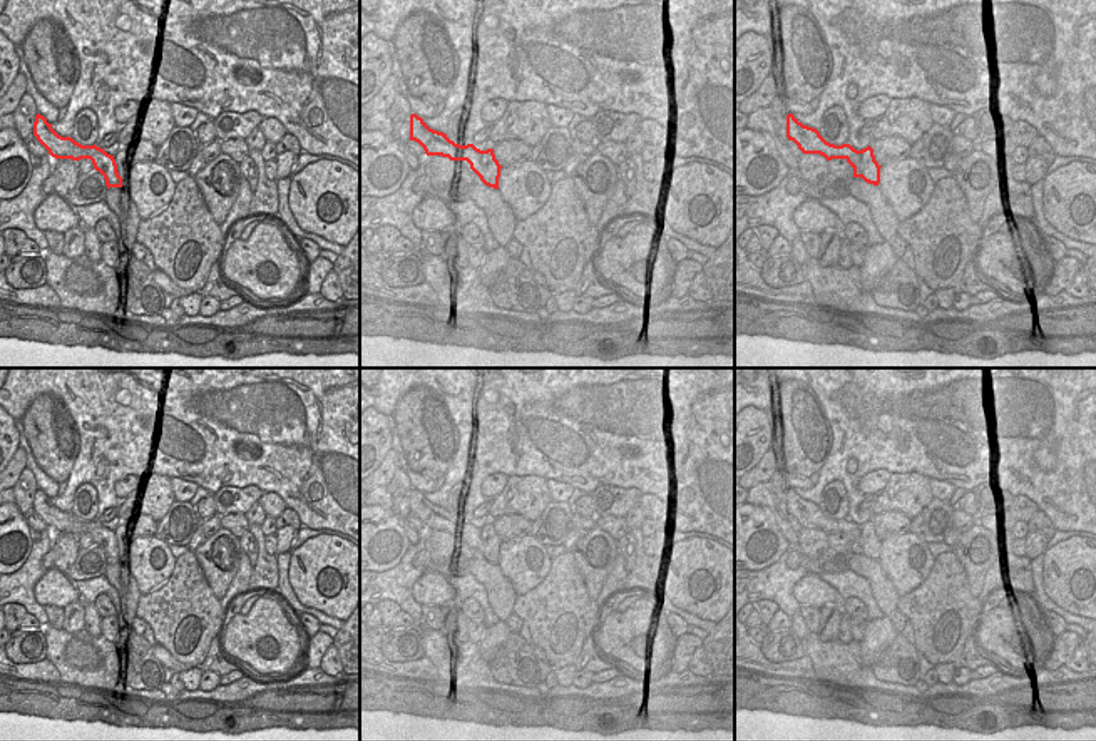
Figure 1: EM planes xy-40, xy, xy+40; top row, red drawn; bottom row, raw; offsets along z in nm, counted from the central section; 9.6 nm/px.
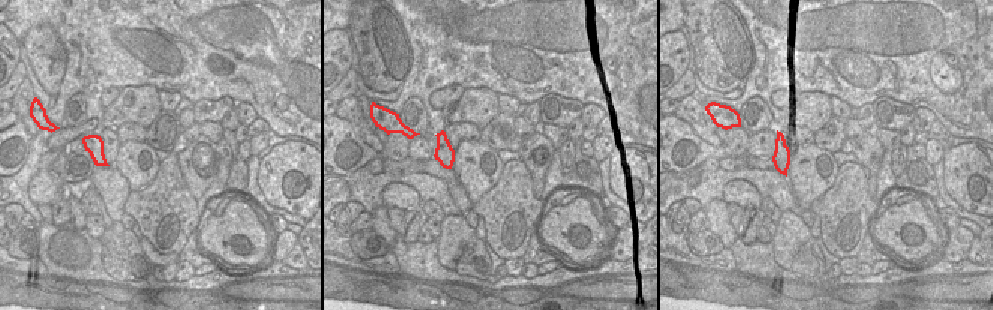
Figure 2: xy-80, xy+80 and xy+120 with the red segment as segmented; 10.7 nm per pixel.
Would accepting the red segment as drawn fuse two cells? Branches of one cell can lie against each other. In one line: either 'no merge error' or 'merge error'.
no merge error

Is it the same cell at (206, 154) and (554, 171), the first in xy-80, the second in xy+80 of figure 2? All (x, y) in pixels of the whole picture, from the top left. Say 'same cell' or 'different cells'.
different cells

